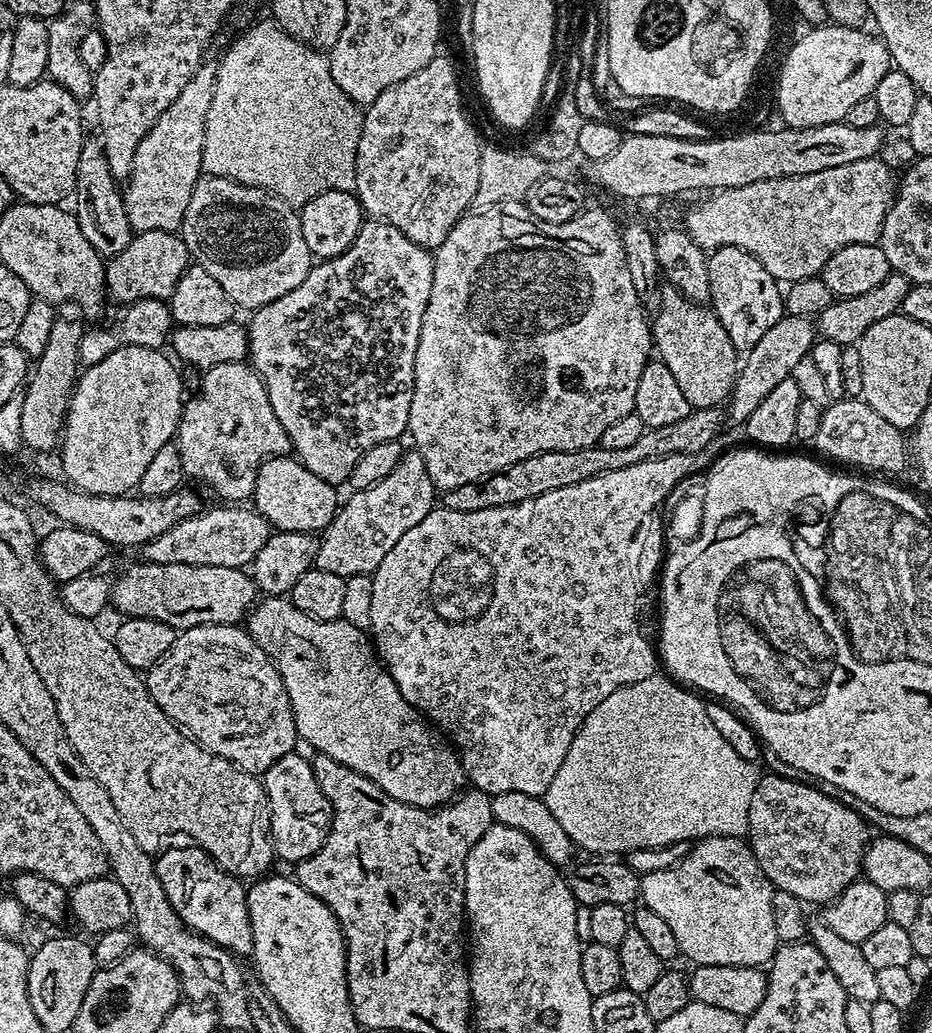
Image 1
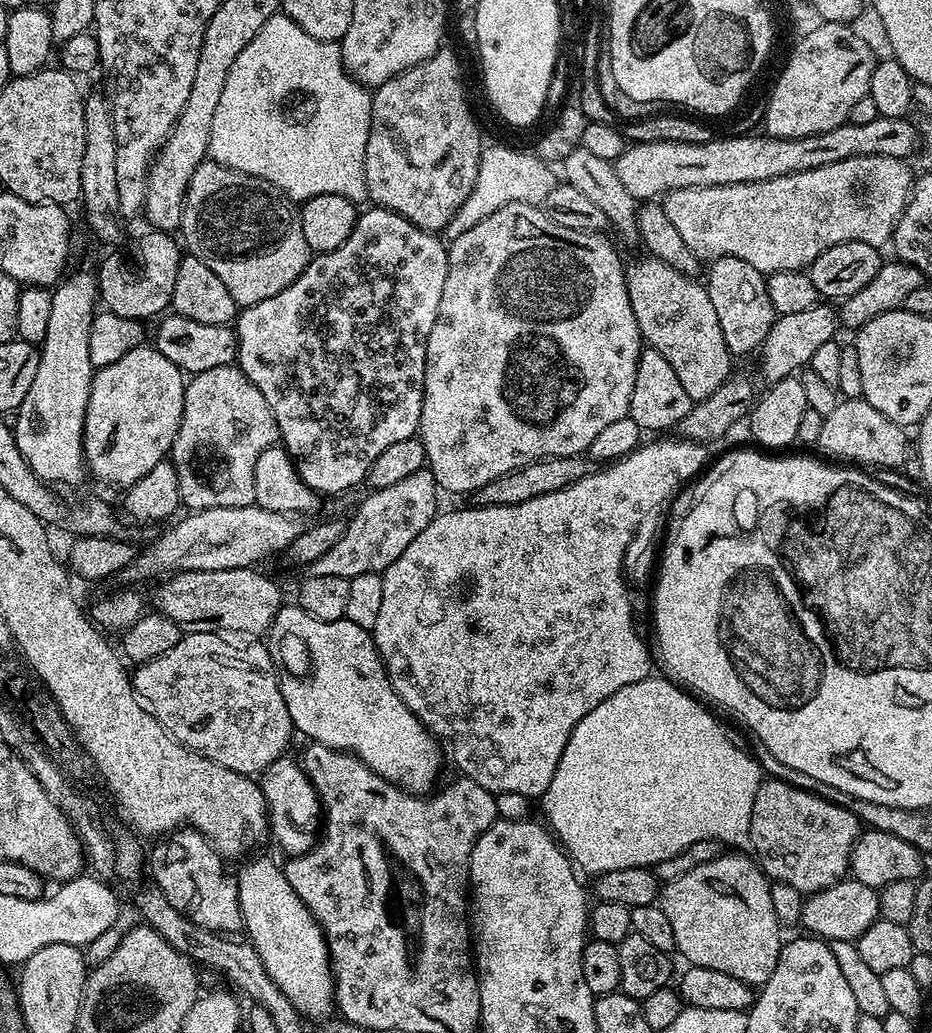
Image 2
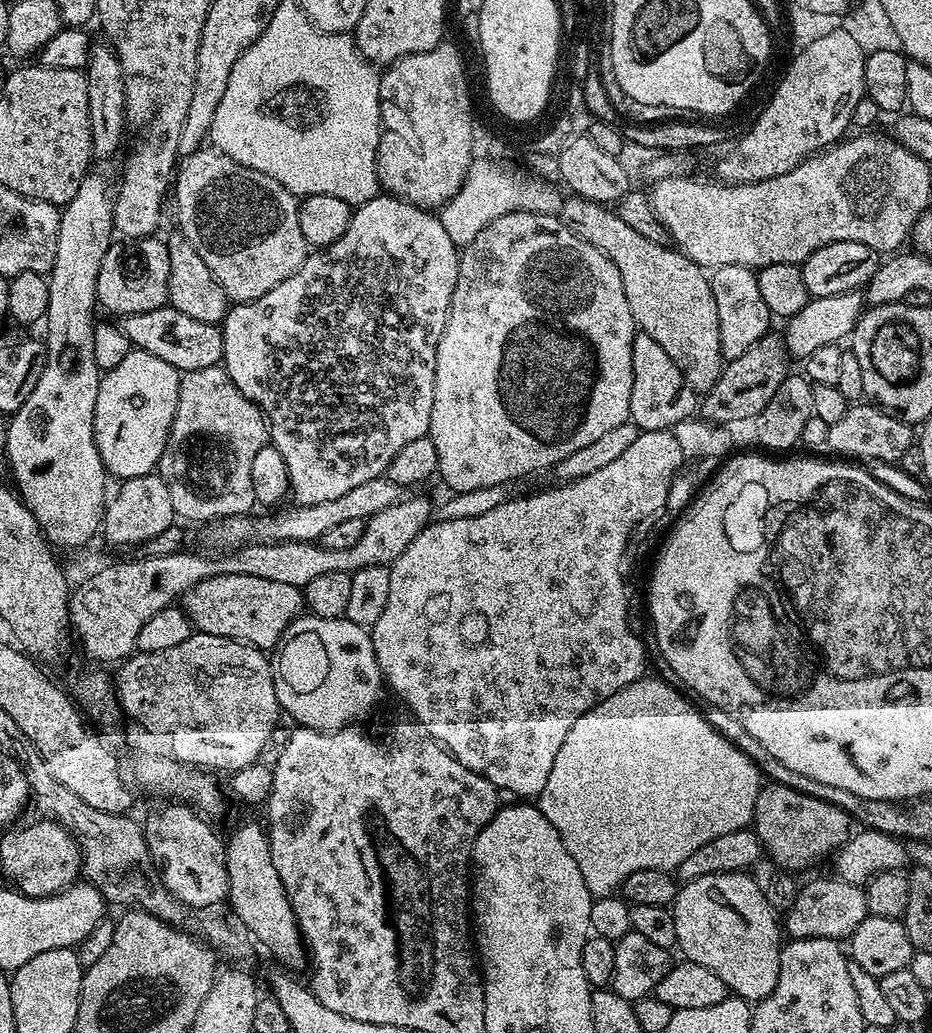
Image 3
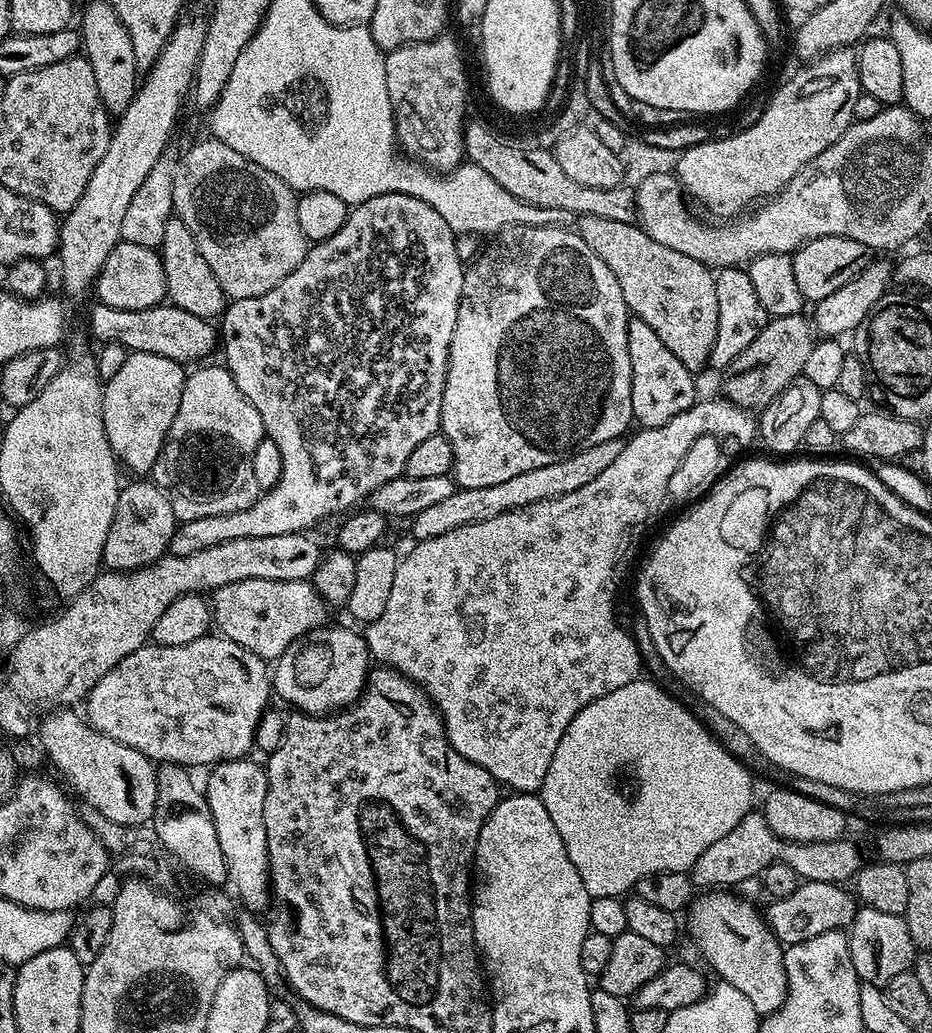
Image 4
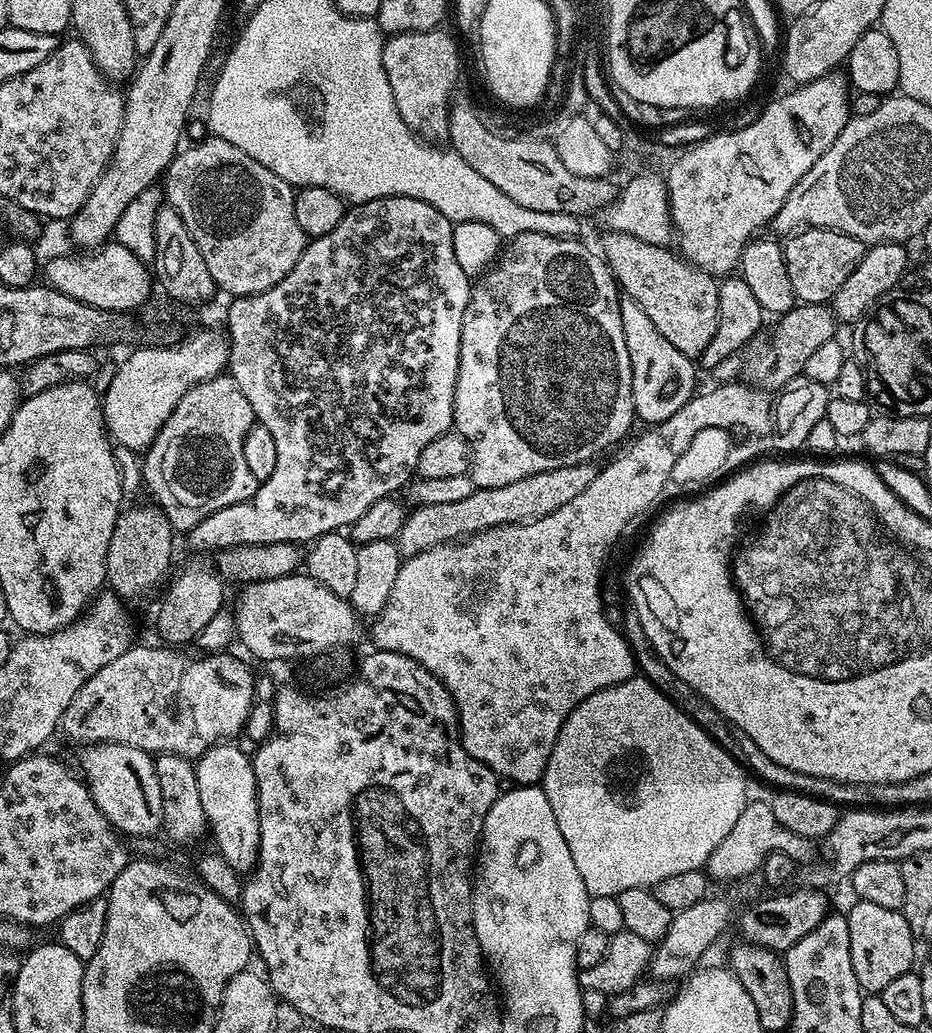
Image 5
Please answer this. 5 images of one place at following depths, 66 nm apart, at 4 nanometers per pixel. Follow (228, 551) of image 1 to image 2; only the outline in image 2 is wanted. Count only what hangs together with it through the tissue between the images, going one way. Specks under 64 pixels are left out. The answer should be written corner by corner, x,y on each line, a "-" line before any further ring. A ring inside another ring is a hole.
252,505
250,507
210,507
204,509
197,509
187,513
176,526
168,529
162,536
158,537
148,548
148,560
150,566
148,572
152,576
156,576
162,572
163,574
175,574
177,572
197,572
198,570
226,570
226,569
240,569
249,568
259,565
258,562
280,552
287,551
290,542
294,541
302,532
305,531
305,523
295,516
288,516
284,514
278,514
277,511
266,510
264,507
258,507

